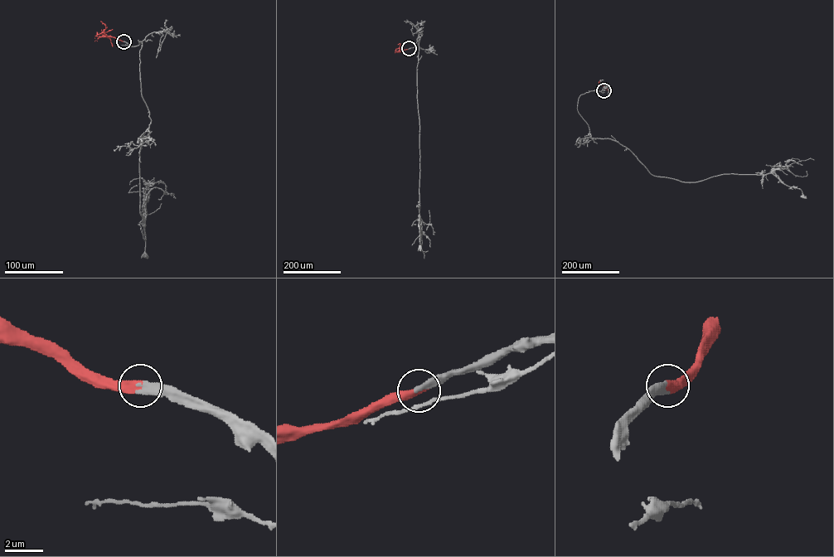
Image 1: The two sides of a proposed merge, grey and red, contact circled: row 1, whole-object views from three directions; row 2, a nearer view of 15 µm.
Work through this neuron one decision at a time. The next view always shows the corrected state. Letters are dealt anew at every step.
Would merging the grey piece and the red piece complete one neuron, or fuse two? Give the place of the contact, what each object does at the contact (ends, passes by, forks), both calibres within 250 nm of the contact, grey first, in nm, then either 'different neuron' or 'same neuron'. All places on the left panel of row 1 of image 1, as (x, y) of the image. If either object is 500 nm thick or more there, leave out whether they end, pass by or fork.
place (123, 41); calibres 400 and 500 nm; same neuron

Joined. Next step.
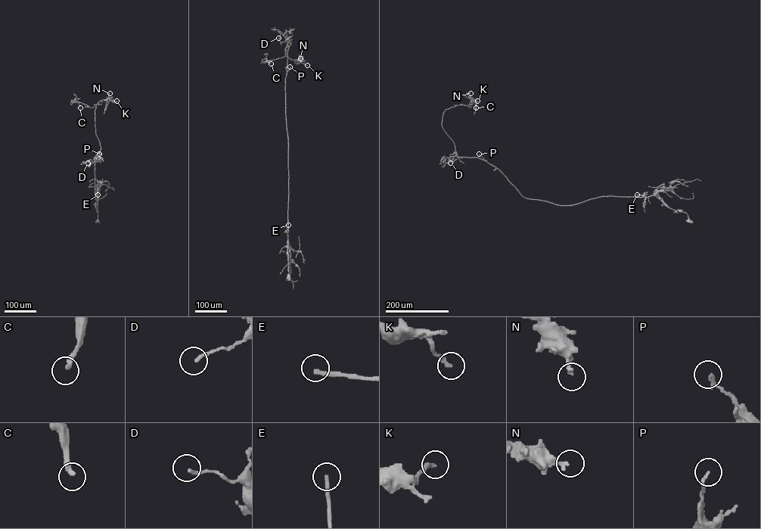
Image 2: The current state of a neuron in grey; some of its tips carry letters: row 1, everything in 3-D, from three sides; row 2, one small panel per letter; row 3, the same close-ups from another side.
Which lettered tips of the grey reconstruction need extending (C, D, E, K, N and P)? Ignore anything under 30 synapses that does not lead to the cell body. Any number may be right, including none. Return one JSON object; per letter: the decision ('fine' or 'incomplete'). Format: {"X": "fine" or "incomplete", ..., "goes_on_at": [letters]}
{"C": "incomplete", "D": "fine", "E": "fine", "K": "fine", "N": "fine", "P": "fine", "goes_on_at": ["C"]}

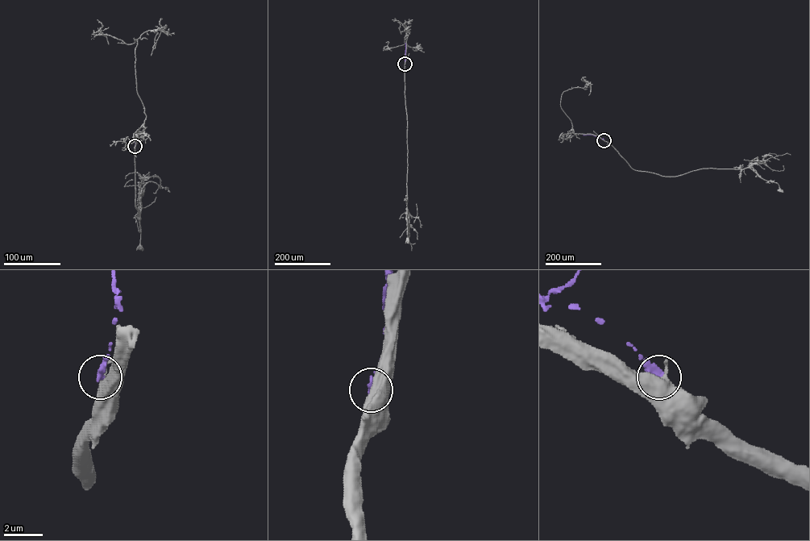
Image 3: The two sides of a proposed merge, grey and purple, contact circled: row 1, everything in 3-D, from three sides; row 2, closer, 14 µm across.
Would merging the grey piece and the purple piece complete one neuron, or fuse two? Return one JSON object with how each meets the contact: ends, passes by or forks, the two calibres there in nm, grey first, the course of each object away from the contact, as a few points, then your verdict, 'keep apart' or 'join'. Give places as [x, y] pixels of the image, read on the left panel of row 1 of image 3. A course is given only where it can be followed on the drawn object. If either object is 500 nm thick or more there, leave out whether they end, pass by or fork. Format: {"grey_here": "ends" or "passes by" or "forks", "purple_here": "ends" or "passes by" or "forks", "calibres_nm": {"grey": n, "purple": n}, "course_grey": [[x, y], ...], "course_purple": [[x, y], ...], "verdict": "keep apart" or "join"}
{"calibres_nm": {"grey": 800, "purple": 360}, "course_grey": [[134, 146], [135, 205], [139, 219], [141, 202], [140, 247]], "course_purple": [[134, 146], [136, 135]], "verdict": "keep apart"}

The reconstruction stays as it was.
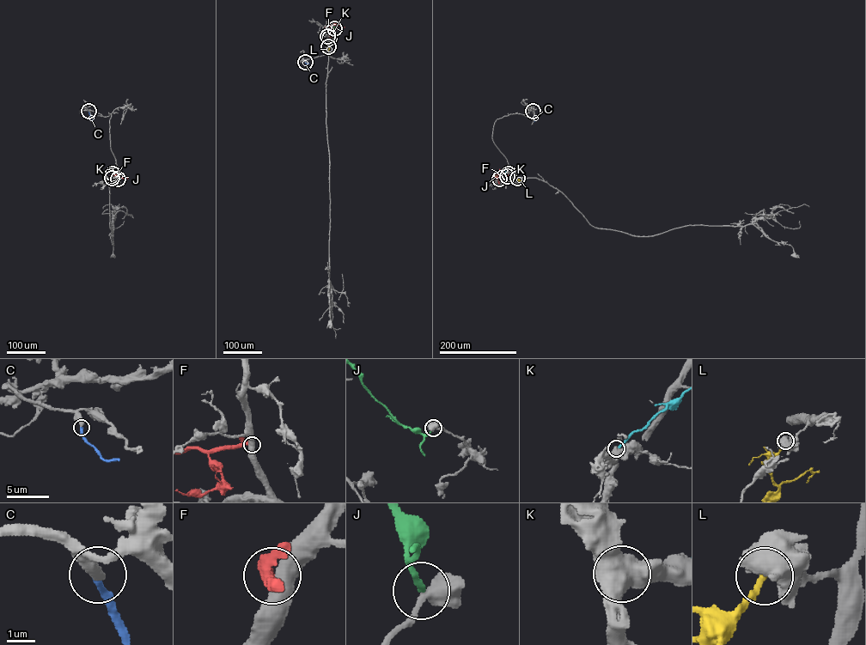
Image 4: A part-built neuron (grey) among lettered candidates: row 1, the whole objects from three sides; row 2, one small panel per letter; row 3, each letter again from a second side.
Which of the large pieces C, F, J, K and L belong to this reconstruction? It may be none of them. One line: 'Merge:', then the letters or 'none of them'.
Merge: C

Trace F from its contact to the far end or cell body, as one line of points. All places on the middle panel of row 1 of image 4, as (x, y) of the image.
F: (329, 38), (328, 30), (332, 24), (344, 27)

